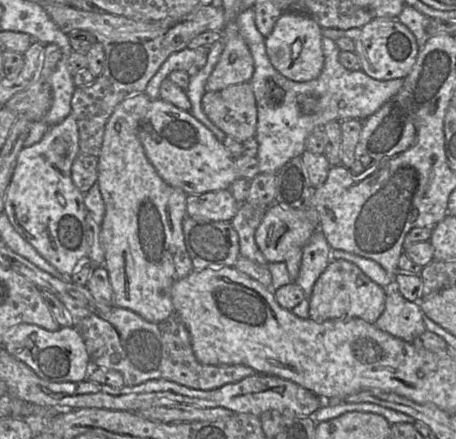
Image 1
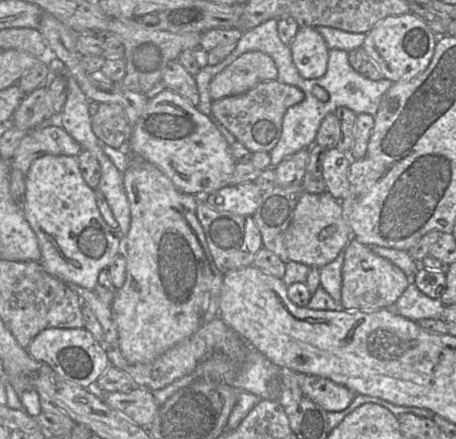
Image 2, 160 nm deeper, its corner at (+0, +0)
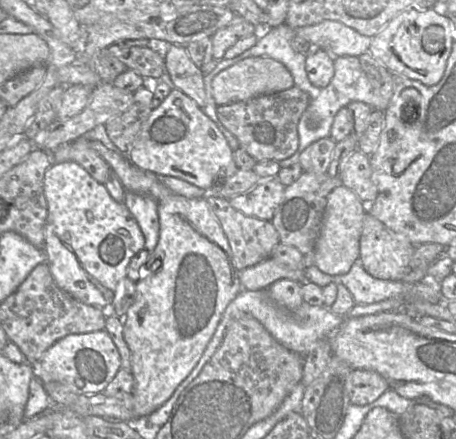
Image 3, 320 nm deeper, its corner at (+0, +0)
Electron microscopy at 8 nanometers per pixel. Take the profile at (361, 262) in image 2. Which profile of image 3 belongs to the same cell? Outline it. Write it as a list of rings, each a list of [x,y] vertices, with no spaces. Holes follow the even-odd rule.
[[[366,213],[360,236],[360,253],[364,269],[374,278],[401,281],[410,270],[410,262],[416,245],[406,236],[389,229],[377,218]]]

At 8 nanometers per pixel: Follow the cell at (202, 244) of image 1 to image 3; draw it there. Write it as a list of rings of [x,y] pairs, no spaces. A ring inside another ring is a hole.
[[[207,194],[206,201],[227,237],[233,262],[238,271],[241,272],[269,258],[274,248],[280,243],[279,233],[271,221],[247,216],[233,208],[229,200],[222,197]]]

